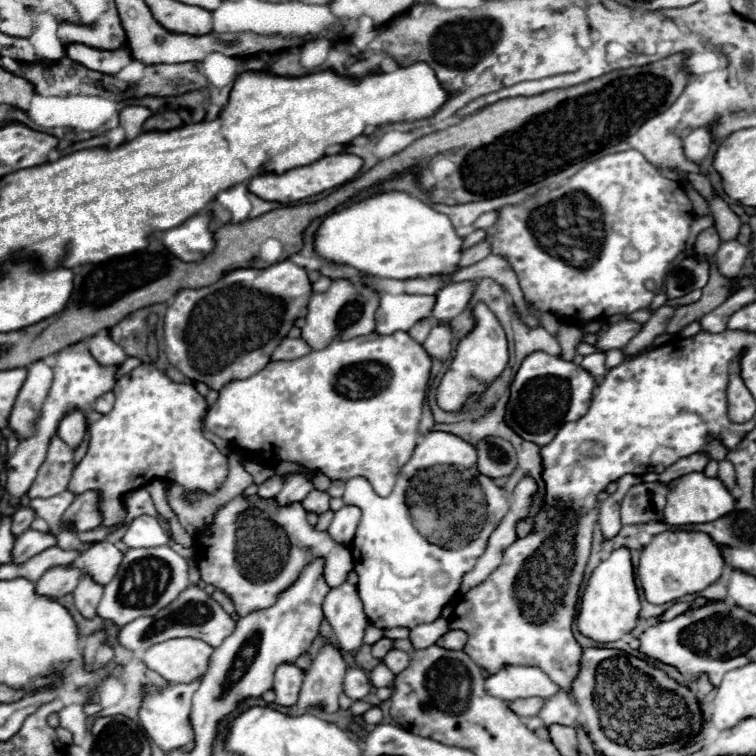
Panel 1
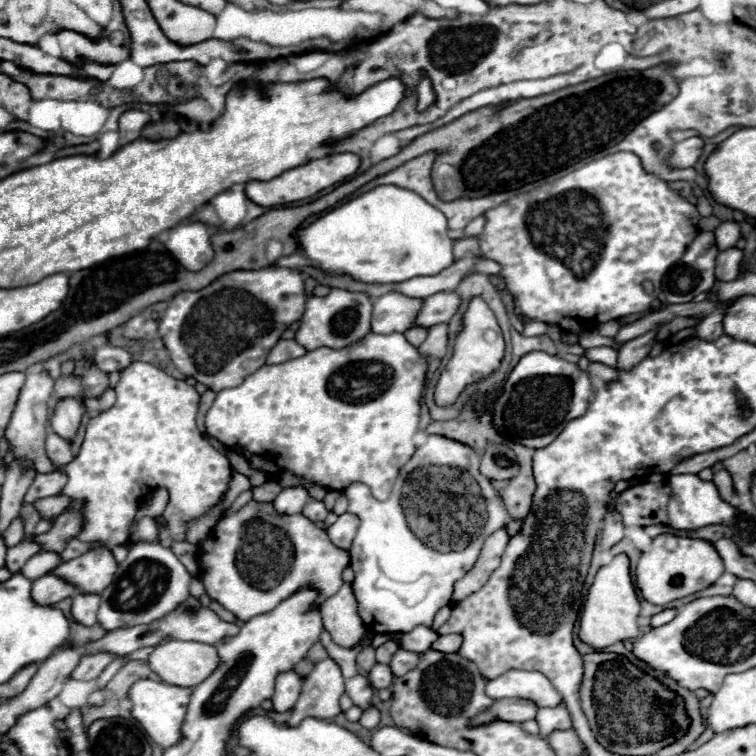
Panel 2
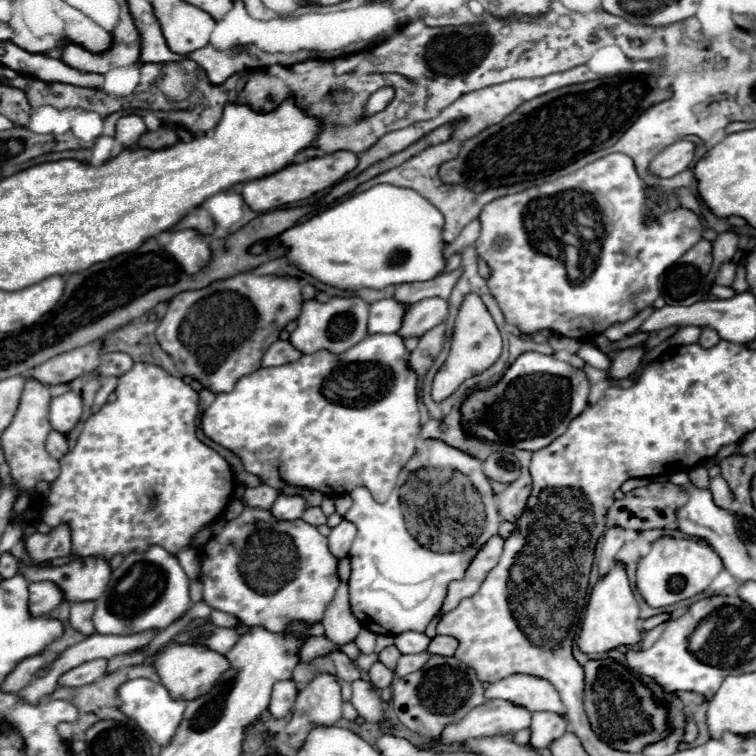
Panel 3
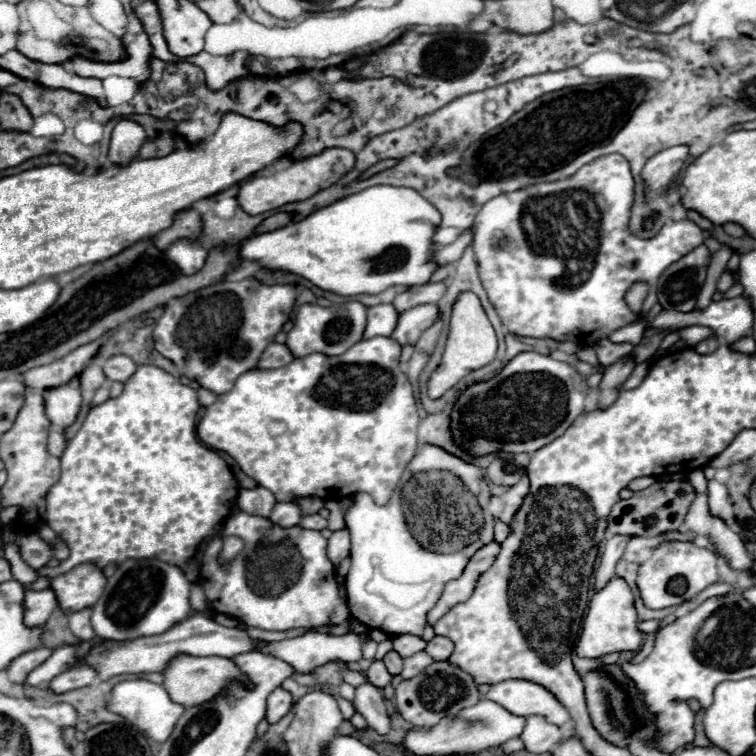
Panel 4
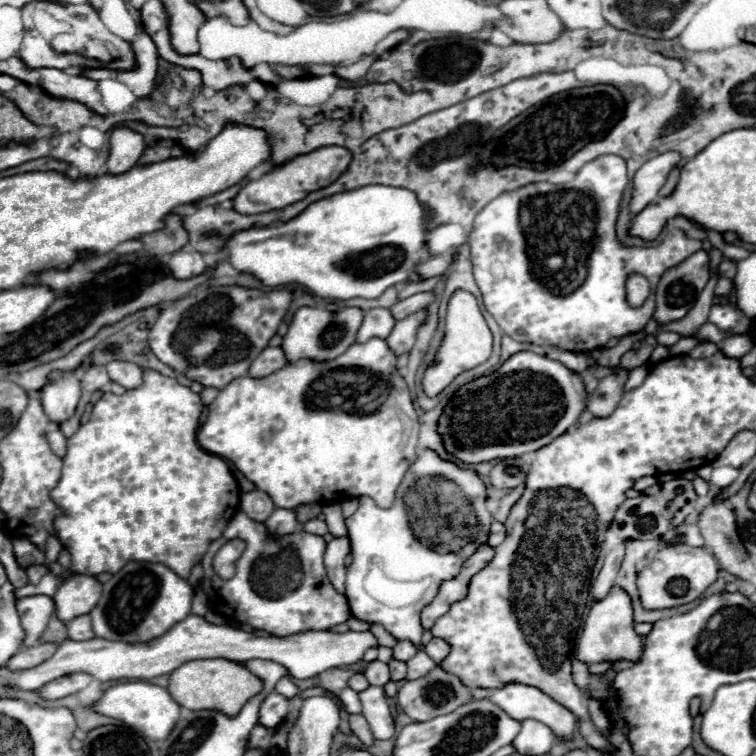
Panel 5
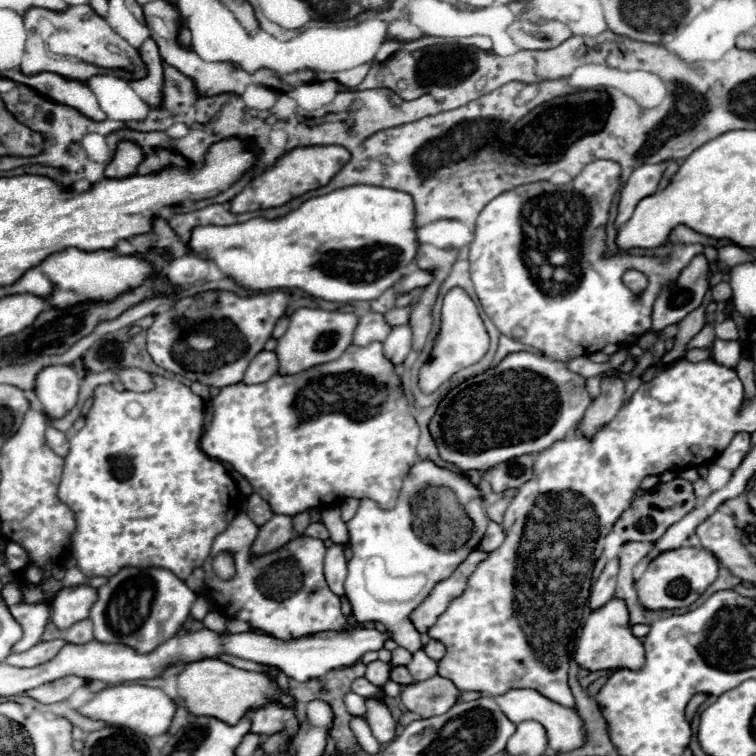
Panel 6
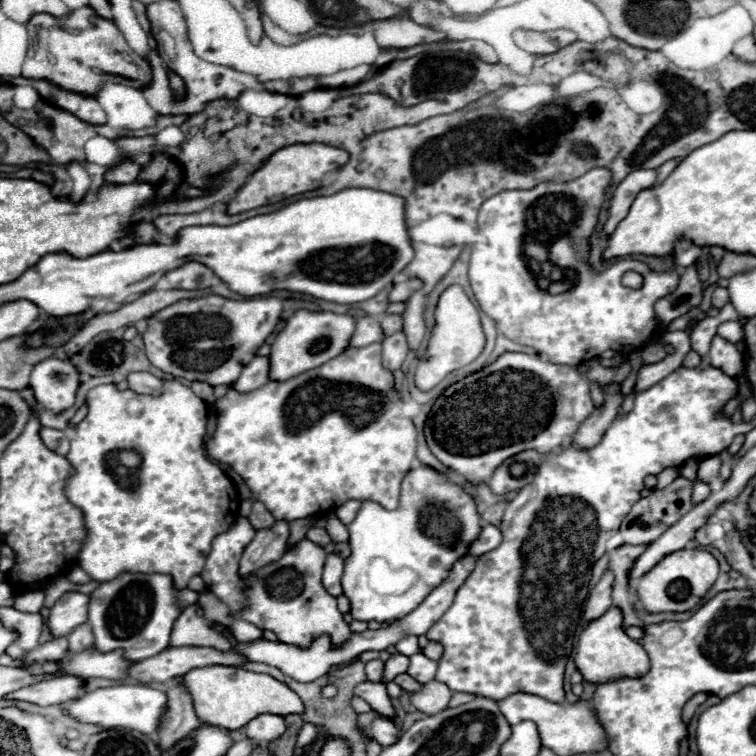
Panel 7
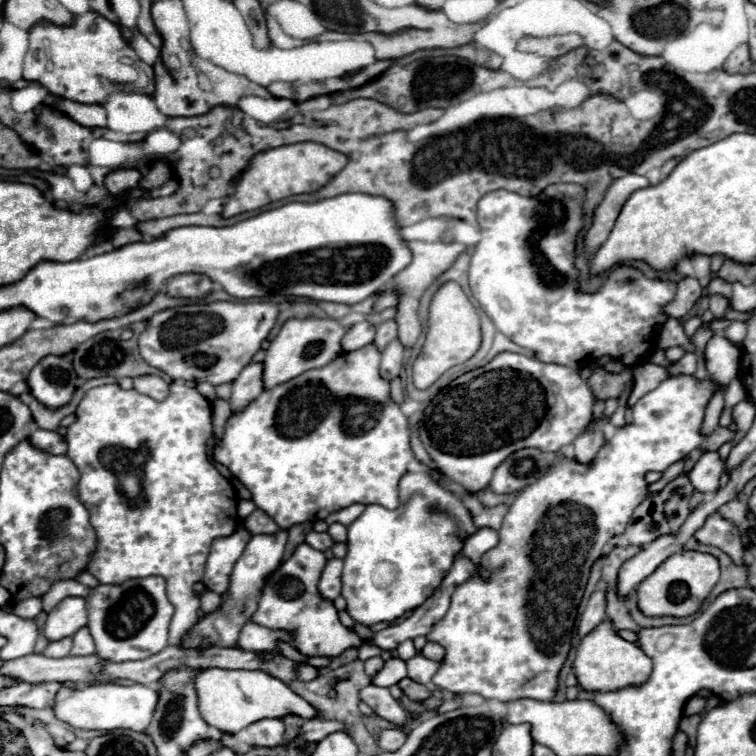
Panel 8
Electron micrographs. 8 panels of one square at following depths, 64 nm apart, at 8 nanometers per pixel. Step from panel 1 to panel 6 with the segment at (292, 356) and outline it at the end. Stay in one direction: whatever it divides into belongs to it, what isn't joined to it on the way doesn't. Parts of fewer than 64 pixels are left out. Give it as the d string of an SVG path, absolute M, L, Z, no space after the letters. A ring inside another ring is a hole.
M260 352L248 366L242 382L244 384L262 384L276 374L276 354L274 352Z

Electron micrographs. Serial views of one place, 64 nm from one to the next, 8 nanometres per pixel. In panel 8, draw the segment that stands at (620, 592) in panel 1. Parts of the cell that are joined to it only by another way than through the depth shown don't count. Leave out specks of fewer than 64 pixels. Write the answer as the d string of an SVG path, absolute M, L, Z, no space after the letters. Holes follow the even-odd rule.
M604 620L580 640L574 658L574 674L578 678L578 686L586 692L616 692L628 686L642 686L652 674L652 660L648 660L636 644L622 640L612 624Z

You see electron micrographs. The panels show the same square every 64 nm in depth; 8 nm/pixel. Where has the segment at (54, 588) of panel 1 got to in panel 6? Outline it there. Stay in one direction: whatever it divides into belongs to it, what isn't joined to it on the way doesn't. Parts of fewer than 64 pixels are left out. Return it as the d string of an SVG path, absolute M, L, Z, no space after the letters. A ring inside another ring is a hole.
M46 602L36 604L36 606L16 604L16 606L10 606L8 610L24 630L22 640L14 644L12 652L26 652L26 650L30 650L32 646L36 646L40 642L40 636L44 632L48 616L50 616L50 606Z

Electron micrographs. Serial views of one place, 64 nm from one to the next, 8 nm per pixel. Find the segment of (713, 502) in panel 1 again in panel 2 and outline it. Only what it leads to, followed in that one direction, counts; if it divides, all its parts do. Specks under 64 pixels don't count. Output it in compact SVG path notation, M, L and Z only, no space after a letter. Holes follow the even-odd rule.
M674 474L668 478L668 484L672 488L672 500L668 504L668 514L670 514L670 524L676 530L682 532L696 532L704 526L730 526L736 510L730 504L724 504L720 500L716 486L712 482L702 482L696 474Z

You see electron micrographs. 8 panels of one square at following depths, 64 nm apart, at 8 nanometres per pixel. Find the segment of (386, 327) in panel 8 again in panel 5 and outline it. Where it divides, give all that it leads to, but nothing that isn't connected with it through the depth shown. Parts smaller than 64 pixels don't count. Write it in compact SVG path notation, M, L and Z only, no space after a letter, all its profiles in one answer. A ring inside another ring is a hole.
M422 292L422 294L416 294L416 296L410 296L406 300L400 300L396 302L390 312L394 316L394 320L404 320L406 316L422 310L424 306L428 306L428 300L432 300L432 292Z

